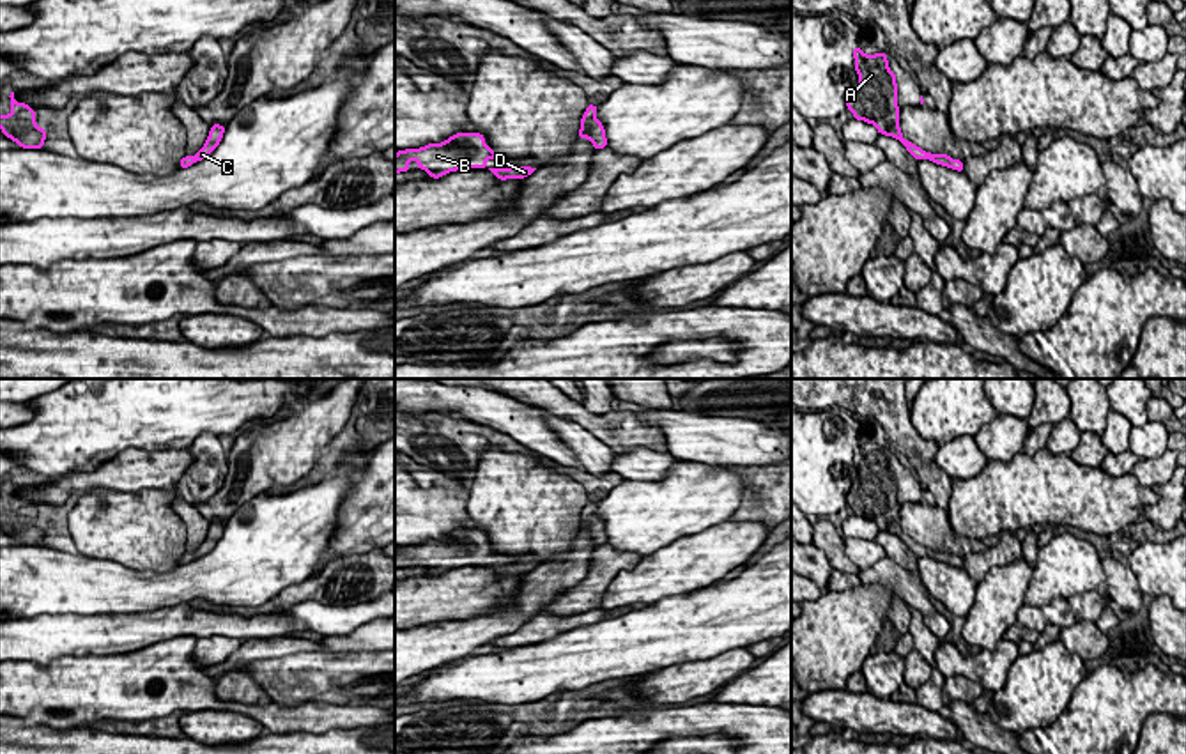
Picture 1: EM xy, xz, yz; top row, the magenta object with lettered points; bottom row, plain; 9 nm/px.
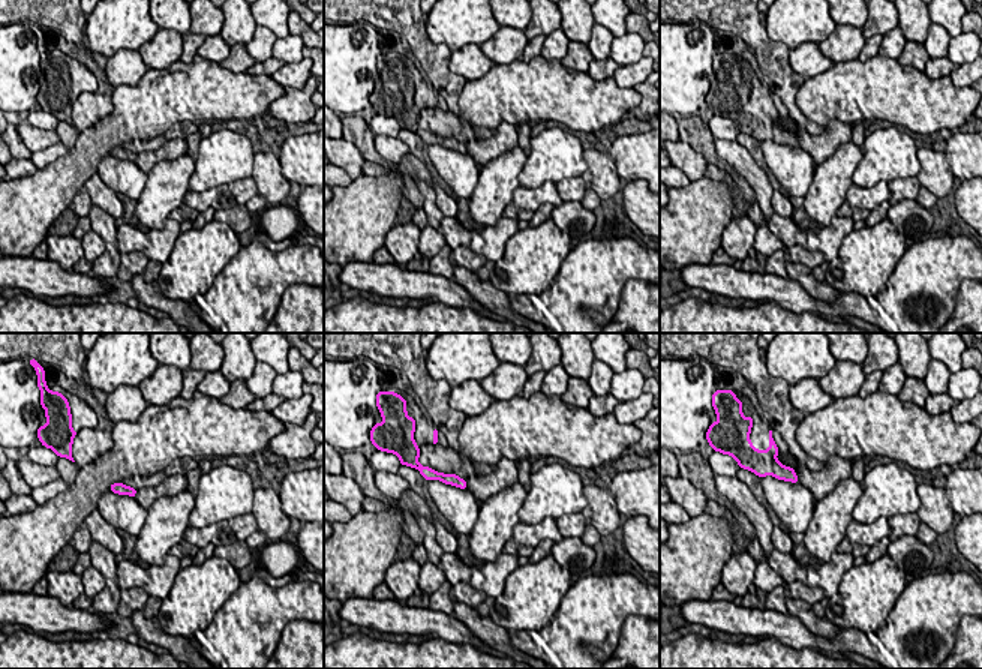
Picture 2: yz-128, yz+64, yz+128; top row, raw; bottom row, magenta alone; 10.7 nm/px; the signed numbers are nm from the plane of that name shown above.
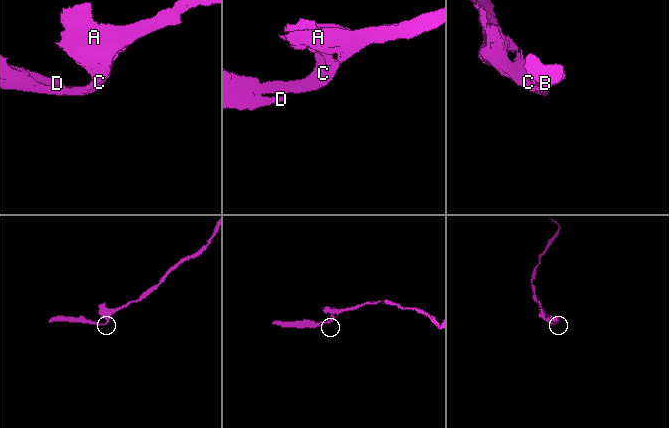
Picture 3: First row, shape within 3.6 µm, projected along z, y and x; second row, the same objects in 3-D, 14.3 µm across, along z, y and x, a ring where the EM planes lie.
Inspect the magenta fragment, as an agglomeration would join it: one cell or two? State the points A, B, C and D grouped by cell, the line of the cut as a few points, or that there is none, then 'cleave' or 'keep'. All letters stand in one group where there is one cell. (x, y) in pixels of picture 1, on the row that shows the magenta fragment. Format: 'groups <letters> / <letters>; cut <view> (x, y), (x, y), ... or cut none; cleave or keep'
groups A B C D; cut none; keep

